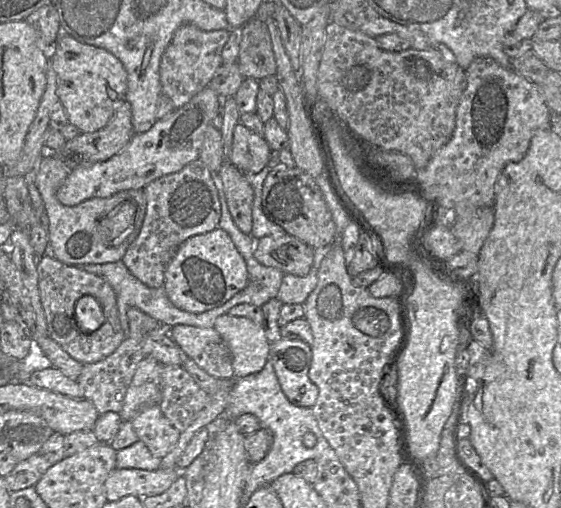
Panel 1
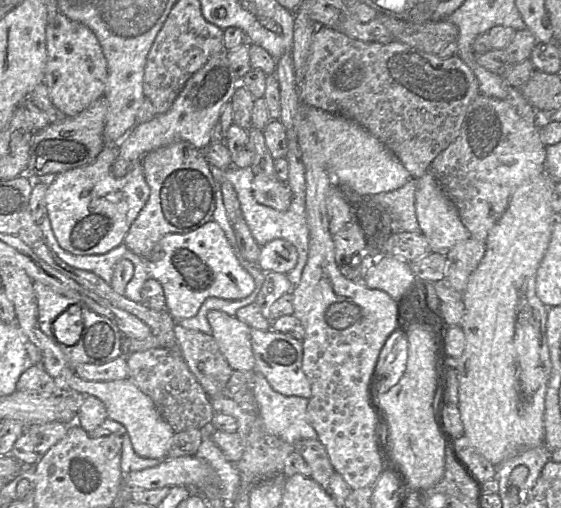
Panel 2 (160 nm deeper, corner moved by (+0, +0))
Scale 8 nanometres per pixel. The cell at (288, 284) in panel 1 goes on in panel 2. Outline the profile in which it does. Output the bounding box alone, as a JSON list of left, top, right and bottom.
[209,141,309,287]

